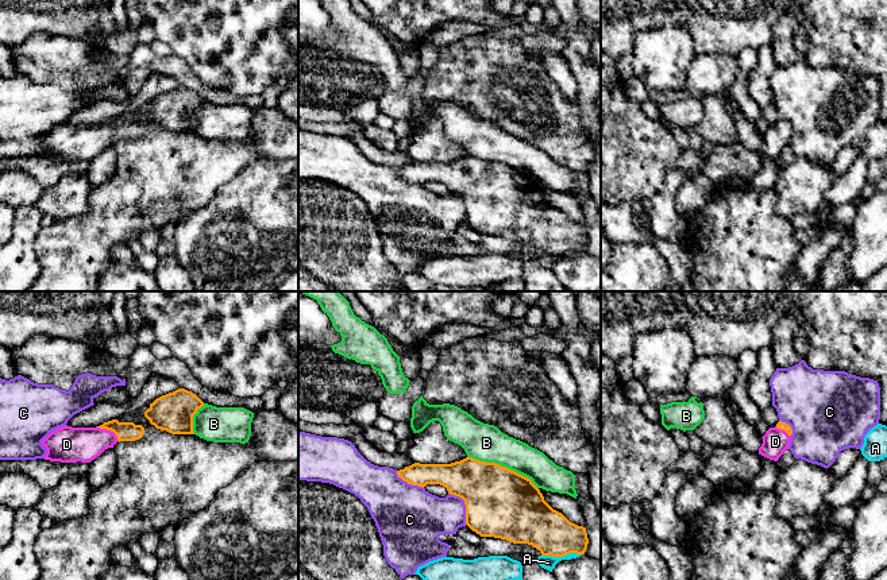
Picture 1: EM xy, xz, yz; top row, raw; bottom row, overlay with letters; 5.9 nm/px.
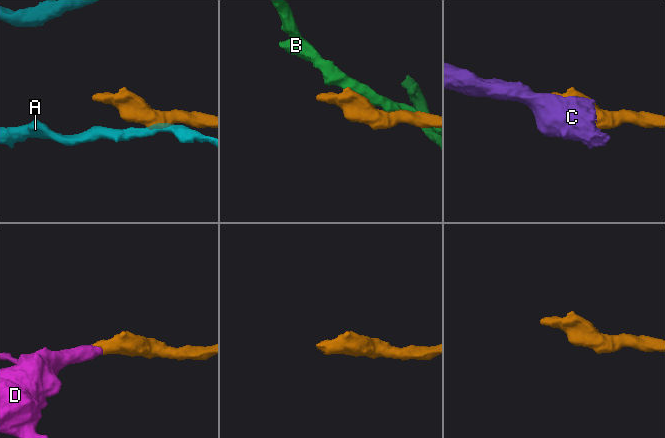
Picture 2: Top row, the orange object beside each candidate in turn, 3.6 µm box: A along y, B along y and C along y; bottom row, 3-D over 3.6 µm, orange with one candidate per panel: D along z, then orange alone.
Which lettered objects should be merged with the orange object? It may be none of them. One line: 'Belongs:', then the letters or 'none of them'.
Belongs: D

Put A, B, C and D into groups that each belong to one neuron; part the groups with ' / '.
A / B / C / D

